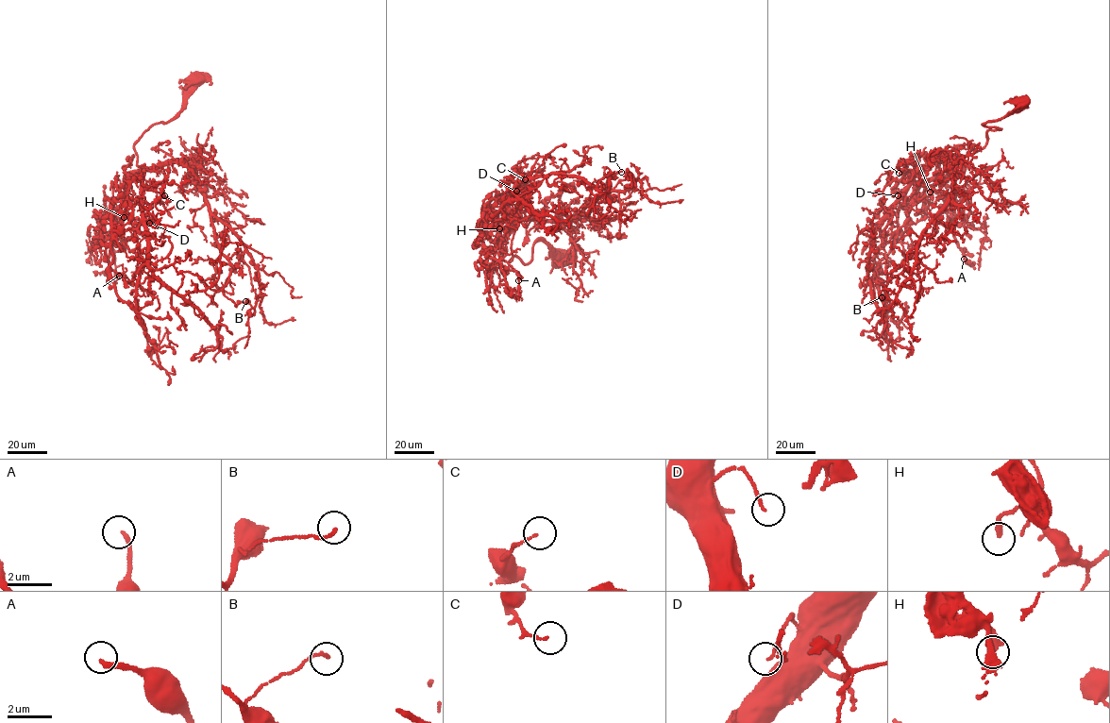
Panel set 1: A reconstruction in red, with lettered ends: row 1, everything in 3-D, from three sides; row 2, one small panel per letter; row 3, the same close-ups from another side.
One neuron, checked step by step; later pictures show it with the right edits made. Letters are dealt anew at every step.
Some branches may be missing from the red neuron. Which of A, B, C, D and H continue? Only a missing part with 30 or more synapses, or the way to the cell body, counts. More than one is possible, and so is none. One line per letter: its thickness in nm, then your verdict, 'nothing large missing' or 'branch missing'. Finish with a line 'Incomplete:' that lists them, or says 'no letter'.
A: 200 nm thick; nothing large missing
B: 150 nm thick; nothing large missing
C: 100 nm thick; nothing large missing
D: 120 nm thick; nothing large missing
H: 260 nm thick; nothing large missing
Incomplete: no letter

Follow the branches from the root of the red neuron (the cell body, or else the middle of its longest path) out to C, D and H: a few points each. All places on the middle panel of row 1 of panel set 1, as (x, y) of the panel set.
C: (562, 259), (540, 240), (533, 244), (528, 263), (515, 256), (509, 261), (514, 229), (509, 202), (525, 179)
D: (562, 259), (540, 240), (533, 244), (528, 263), (515, 256), (509, 261), (514, 226), (509, 205), (516, 191)
H: (562, 259), (540, 240), (528, 263), (510, 262), (514, 227), (502, 250), (486, 230), (489, 211), (499, 228)

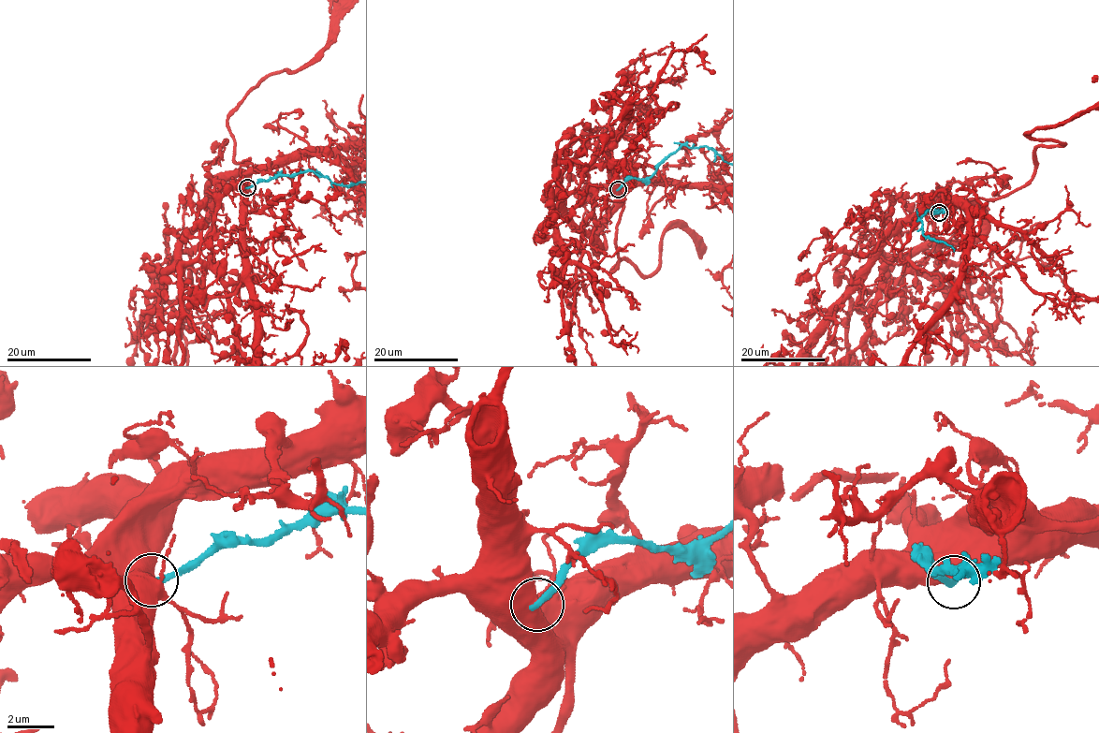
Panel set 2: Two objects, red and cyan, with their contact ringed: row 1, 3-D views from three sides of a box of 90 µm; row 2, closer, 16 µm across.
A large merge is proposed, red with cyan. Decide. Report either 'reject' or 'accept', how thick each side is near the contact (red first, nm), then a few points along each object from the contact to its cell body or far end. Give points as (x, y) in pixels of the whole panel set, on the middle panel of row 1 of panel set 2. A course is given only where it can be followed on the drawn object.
reject | 700/300 nm | red via (618, 189), (623, 211), (611, 271), (623, 258), (651, 275), (666, 231), (680, 226), (721, 264)

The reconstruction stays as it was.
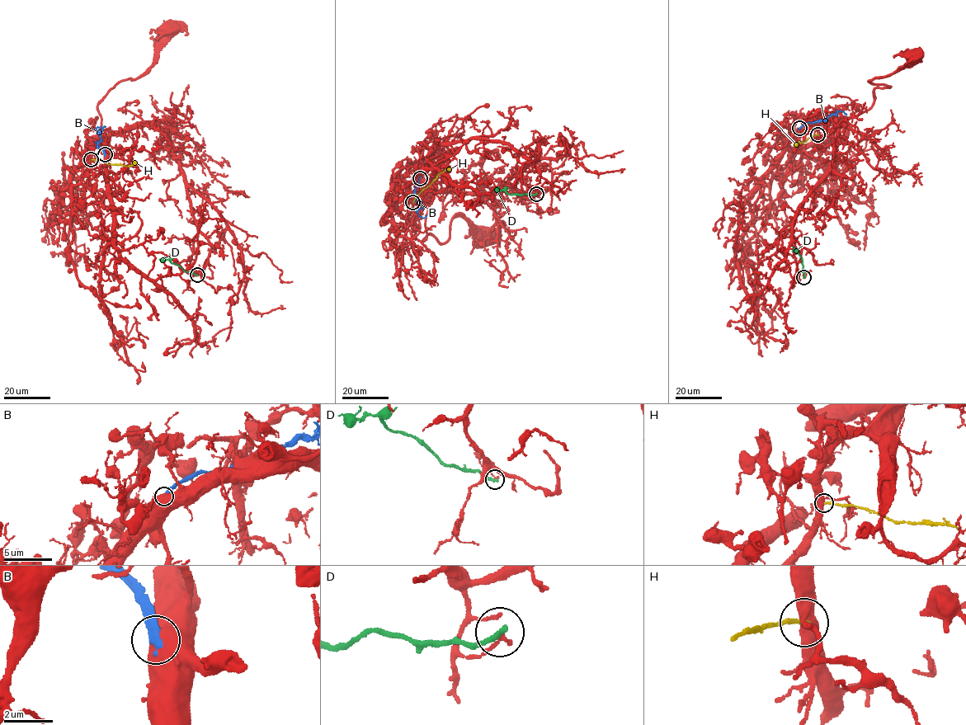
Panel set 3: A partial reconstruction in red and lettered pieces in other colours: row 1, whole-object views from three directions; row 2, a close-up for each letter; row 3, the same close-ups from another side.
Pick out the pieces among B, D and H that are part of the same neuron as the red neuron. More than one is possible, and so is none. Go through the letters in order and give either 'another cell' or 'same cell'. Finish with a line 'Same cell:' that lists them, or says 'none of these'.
B: another cell
D: another cell
H: another cell
Same cell: none of these

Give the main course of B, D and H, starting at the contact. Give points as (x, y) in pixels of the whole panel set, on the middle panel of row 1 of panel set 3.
B: (419, 177), (415, 195), (420, 200), (417, 213), (423, 218), (426, 215)
D: (536, 194), (508, 194), (503, 190), (494, 190)
H: (412, 202), (437, 176), (450, 169)

